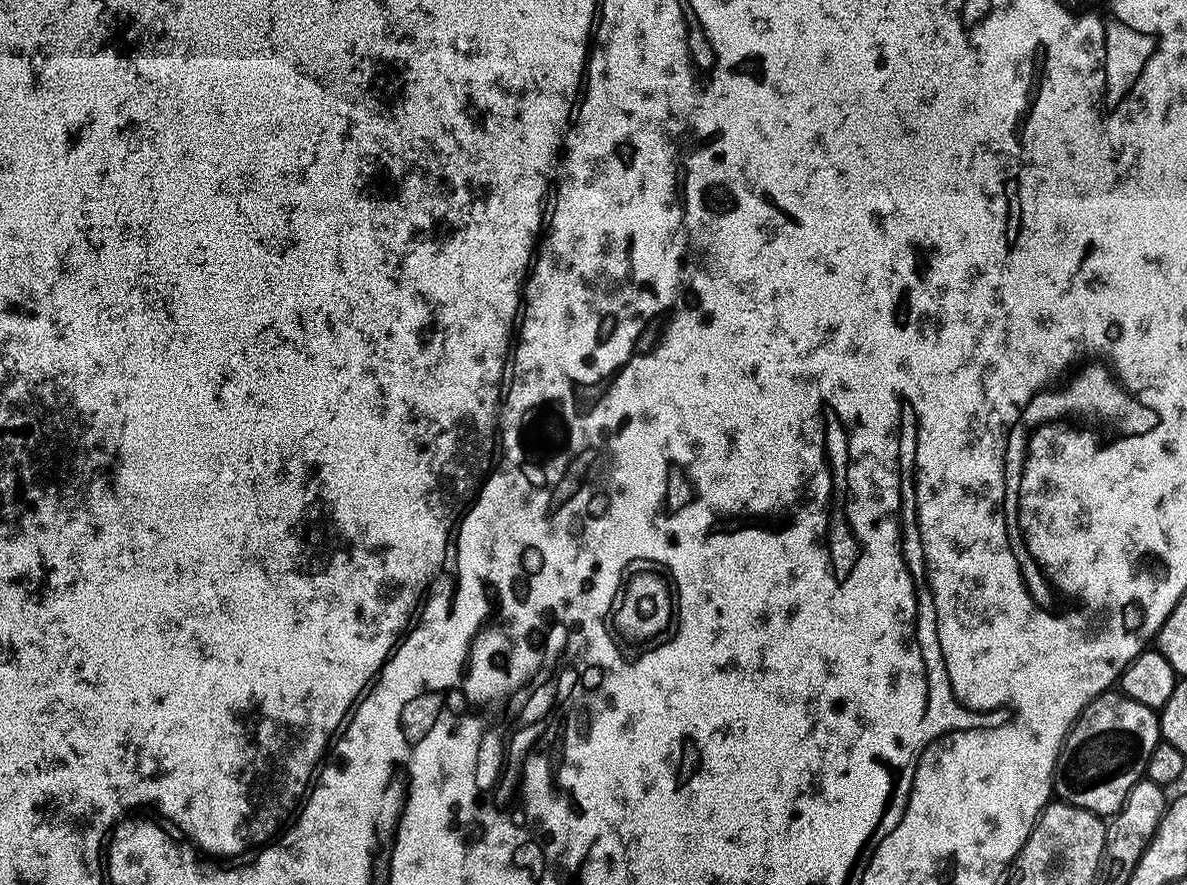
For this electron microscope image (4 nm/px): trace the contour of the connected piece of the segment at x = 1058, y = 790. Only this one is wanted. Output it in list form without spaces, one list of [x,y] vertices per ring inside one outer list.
[[[1116,690],[1104,693],[1076,719],[1076,725],[1068,733],[1056,763],[1055,799],[1092,812],[1101,818],[1115,816],[1123,810],[1130,790],[1134,790],[1134,786],[1138,786],[1138,782],[1145,779],[1150,760],[1161,743],[1160,718],[1157,709],[1142,706],[1142,702],[1134,702],[1134,698]]]

